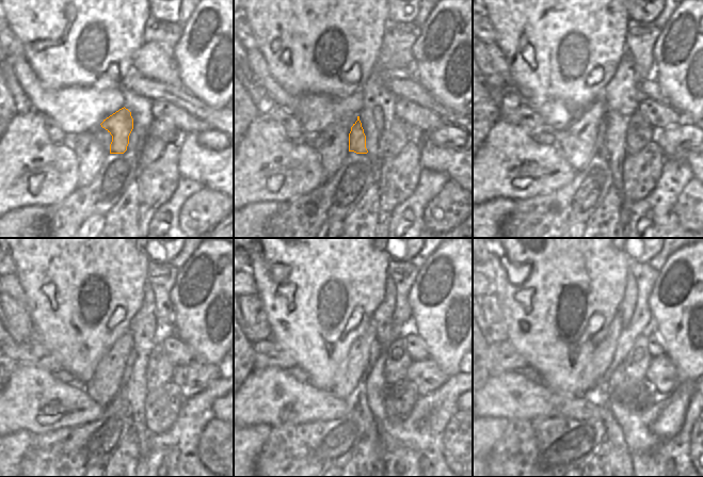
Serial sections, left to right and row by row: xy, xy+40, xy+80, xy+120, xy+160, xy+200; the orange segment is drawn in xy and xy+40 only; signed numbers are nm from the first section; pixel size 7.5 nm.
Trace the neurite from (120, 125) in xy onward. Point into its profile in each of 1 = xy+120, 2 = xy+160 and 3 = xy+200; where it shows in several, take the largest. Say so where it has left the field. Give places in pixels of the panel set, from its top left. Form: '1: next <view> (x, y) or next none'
1: next xy+120 (122, 393)
2: next xy+160 (372, 433)
3: next xy+200 (620, 455)

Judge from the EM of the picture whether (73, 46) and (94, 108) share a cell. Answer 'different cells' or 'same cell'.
different cells

